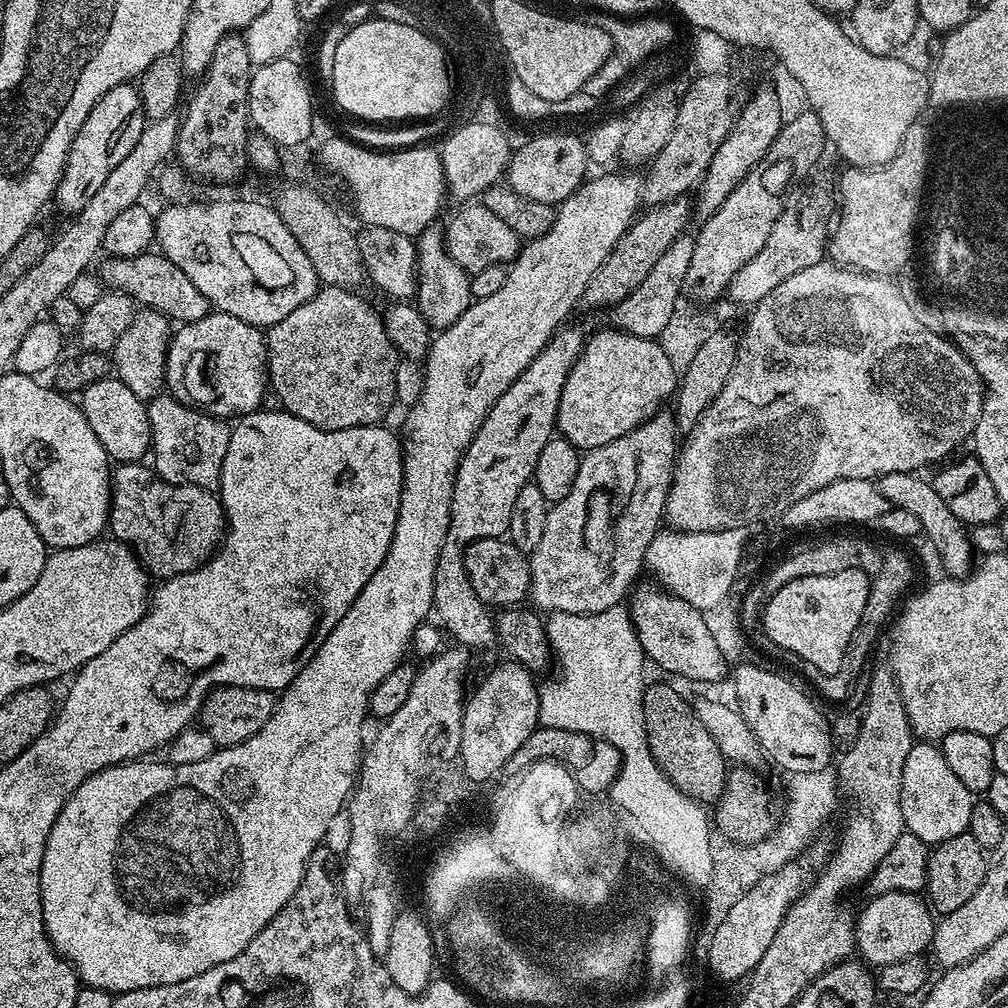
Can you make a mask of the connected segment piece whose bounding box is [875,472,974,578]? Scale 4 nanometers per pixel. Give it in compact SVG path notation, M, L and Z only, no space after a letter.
M891 472L879 477L875 481L875 486L891 507L900 508L920 520L923 535L928 535L929 542L936 547L936 552L940 555L940 564L948 571L945 573L952 578L963 578L974 567L974 549L969 529L961 524L958 518L954 518L954 514L950 514L950 506L946 506L946 502L938 498L935 483L928 481L927 484L918 477L916 472Z

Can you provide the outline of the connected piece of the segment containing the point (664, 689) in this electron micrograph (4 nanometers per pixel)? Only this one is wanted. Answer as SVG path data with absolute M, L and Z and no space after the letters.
M649 683L644 690L644 728L648 732L650 754L654 754L654 762L664 771L666 778L670 778L670 782L674 782L674 786L691 800L699 800L705 806L715 805L724 794L730 768L714 738L710 738L710 730L706 730L696 717L695 707L691 703L688 705L670 685Z

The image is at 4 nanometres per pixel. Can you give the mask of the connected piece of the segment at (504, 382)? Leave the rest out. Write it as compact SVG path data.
M612 172L609 176L600 176L597 180L589 179L587 182L580 185L576 189L573 196L567 196L564 201L555 209L556 220L550 226L546 234L536 239L529 239L527 243L521 247L519 256L512 261L508 268L508 277L506 283L502 285L502 290L497 290L495 294L490 294L490 298L482 298L468 305L466 309L453 324L447 325L443 330L435 333L434 339L428 345L426 359L423 361L424 365L424 389L420 392L420 397L416 400L416 405L408 412L408 417L404 420L404 436L402 432L402 451L404 454L404 481L402 482L402 494L400 495L400 509L398 510L398 522L394 526L394 538L390 542L390 550L386 554L386 558L382 562L382 566L378 566L378 570L374 570L374 574L370 578L370 582L366 582L366 586L362 586L362 590L358 594L358 598L354 598L354 602L350 606L350 610L346 610L346 614L342 614L342 622L338 622L338 626L334 626L334 630L330 630L328 637L322 641L319 648L316 649L308 663L304 665L303 670L294 677L288 684L288 687L279 693L276 708L272 711L272 717L266 722L266 726L262 726L262 730L258 730L258 734L254 734L250 738L243 740L241 744L234 744L231 746L217 747L208 758L204 761L193 762L189 765L178 765L171 762L164 762L164 764L155 764L152 758L141 758L138 760L130 760L126 764L113 764L110 768L104 768L101 772L93 772L78 786L78 790L74 790L74 794L68 797L68 800L62 806L62 810L58 814L58 818L54 822L54 826L50 830L50 838L46 838L46 850L42 854L42 870L40 871L40 893L42 894L42 918L44 919L44 929L48 935L48 940L54 946L54 950L59 956L64 957L73 968L76 969L76 975L80 977L81 981L89 988L101 988L113 994L122 992L133 992L134 990L142 990L143 988L153 988L154 986L166 986L174 982L182 982L186 978L194 978L198 974L202 974L206 970L210 970L214 966L218 966L222 962L230 962L230 958L238 958L238 954L242 954L242 950L246 950L246 946L250 944L252 939L267 926L280 913L282 906L286 906L286 902L290 902L290 898L294 894L294 890L298 890L298 886L304 881L304 871L307 870L312 856L316 852L316 847L324 840L324 835L328 832L328 827L332 824L332 819L336 815L341 815L342 809L345 807L346 801L351 797L354 791L354 785L358 779L360 765L362 763L362 744L360 748L360 735L364 732L364 715L367 717L370 712L370 701L374 690L382 682L382 678L386 678L386 674L390 674L390 670L394 670L405 659L404 651L409 651L410 645L413 643L413 636L416 629L421 624L429 619L430 613L433 611L434 605L432 599L434 598L434 574L438 566L438 554L443 540L446 538L447 528L450 526L451 520L451 496L452 486L455 482L456 471L459 470L460 460L464 456L464 452L471 444L471 440L475 438L475 434L479 427L482 426L483 420L487 416L487 412L492 406L501 398L503 392L511 386L516 379L523 373L528 366L530 366L533 358L543 350L544 345L553 336L558 328L567 321L567 316L571 314L572 307L575 304L579 305L584 298L584 291L586 286L590 286L590 278L594 278L594 274L598 270L598 266L602 266L602 262L606 262L606 258L610 254L610 250L614 250L614 246L622 238L622 234L629 228L636 219L638 213L642 208L642 201L640 199L640 186L642 183L641 177L627 176L624 172Z

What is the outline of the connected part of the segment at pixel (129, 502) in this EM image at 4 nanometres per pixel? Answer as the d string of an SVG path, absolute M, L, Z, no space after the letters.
M120 462L112 468L112 506L108 509L107 527L112 528L111 535L119 540L121 544L127 544L129 548L135 552L136 557L140 559L140 563L153 577L167 578L177 576L178 574L186 574L195 568L201 568L205 562L211 560L216 555L224 538L226 531L226 521L224 518L224 507L220 505L219 495L215 491L199 488L193 484L171 484L165 480L159 479L151 467L144 462Z

